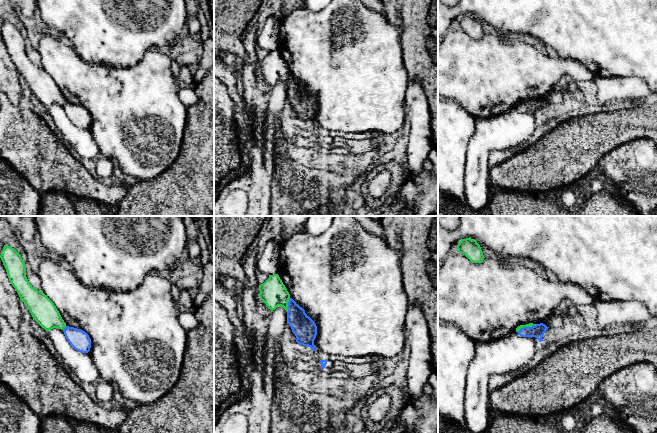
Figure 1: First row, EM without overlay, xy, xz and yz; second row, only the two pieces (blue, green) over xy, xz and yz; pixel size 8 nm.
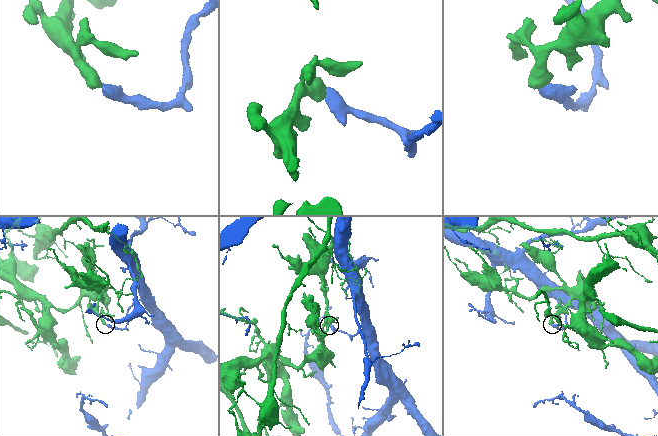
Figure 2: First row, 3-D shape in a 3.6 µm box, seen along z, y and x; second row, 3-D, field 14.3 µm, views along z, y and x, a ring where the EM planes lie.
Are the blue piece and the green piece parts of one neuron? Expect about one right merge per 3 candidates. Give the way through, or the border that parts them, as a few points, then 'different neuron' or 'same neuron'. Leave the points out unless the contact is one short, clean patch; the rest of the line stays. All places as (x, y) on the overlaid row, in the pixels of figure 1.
border along yz (536, 324), (530, 327), (521, 327), (516, 331); different neuron

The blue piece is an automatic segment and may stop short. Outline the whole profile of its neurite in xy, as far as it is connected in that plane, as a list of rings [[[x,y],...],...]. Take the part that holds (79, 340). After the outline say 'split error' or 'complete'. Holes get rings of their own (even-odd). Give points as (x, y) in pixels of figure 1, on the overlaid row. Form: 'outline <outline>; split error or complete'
outline [[[66,326],[63,332],[66,339],[75,350],[81,353],[88,353],[90,351],[91,339],[85,331]]]; complete

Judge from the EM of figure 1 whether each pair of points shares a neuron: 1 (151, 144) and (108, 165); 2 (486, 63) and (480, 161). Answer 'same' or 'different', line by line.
1: different
2: different

